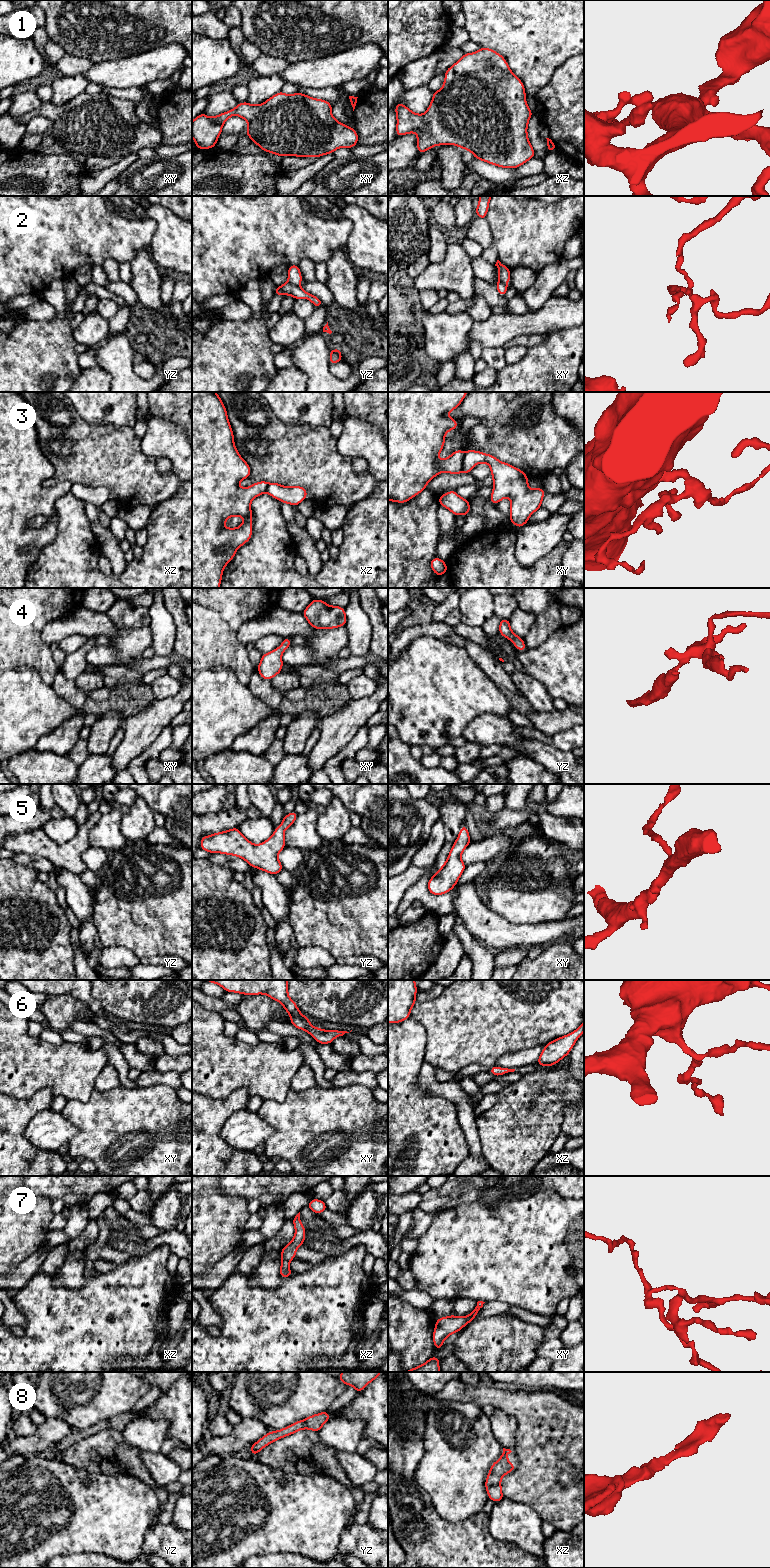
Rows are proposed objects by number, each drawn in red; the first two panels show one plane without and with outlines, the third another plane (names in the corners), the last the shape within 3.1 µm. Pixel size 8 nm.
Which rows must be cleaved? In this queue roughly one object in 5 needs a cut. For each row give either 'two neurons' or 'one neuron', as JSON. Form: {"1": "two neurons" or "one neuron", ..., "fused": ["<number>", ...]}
{"1": "one neuron", "2": "two neurons", "3": "two neurons", "4": "one neuron", "5": "one neuron", "6": "one neuron", "7": "one neuron", "8": "one neuron", "fused": ["2", "3"]}

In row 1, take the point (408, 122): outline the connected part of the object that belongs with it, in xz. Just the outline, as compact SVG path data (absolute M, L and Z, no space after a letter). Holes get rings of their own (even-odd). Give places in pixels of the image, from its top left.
M481 47L475 53L463 57L448 68L442 88L433 92L427 111L421 115L412 112L402 103L395 105L397 137L417 133L417 149L420 154L438 145L456 145L473 153L474 158L503 168L518 168L535 156L527 127L532 111L528 107L522 81L510 70L505 58L490 48Z

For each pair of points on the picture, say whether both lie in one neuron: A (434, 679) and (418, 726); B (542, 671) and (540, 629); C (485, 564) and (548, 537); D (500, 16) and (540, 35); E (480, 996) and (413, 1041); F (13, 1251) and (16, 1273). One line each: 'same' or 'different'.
A: same
B: different
C: different
D: same
E: different
F: different

